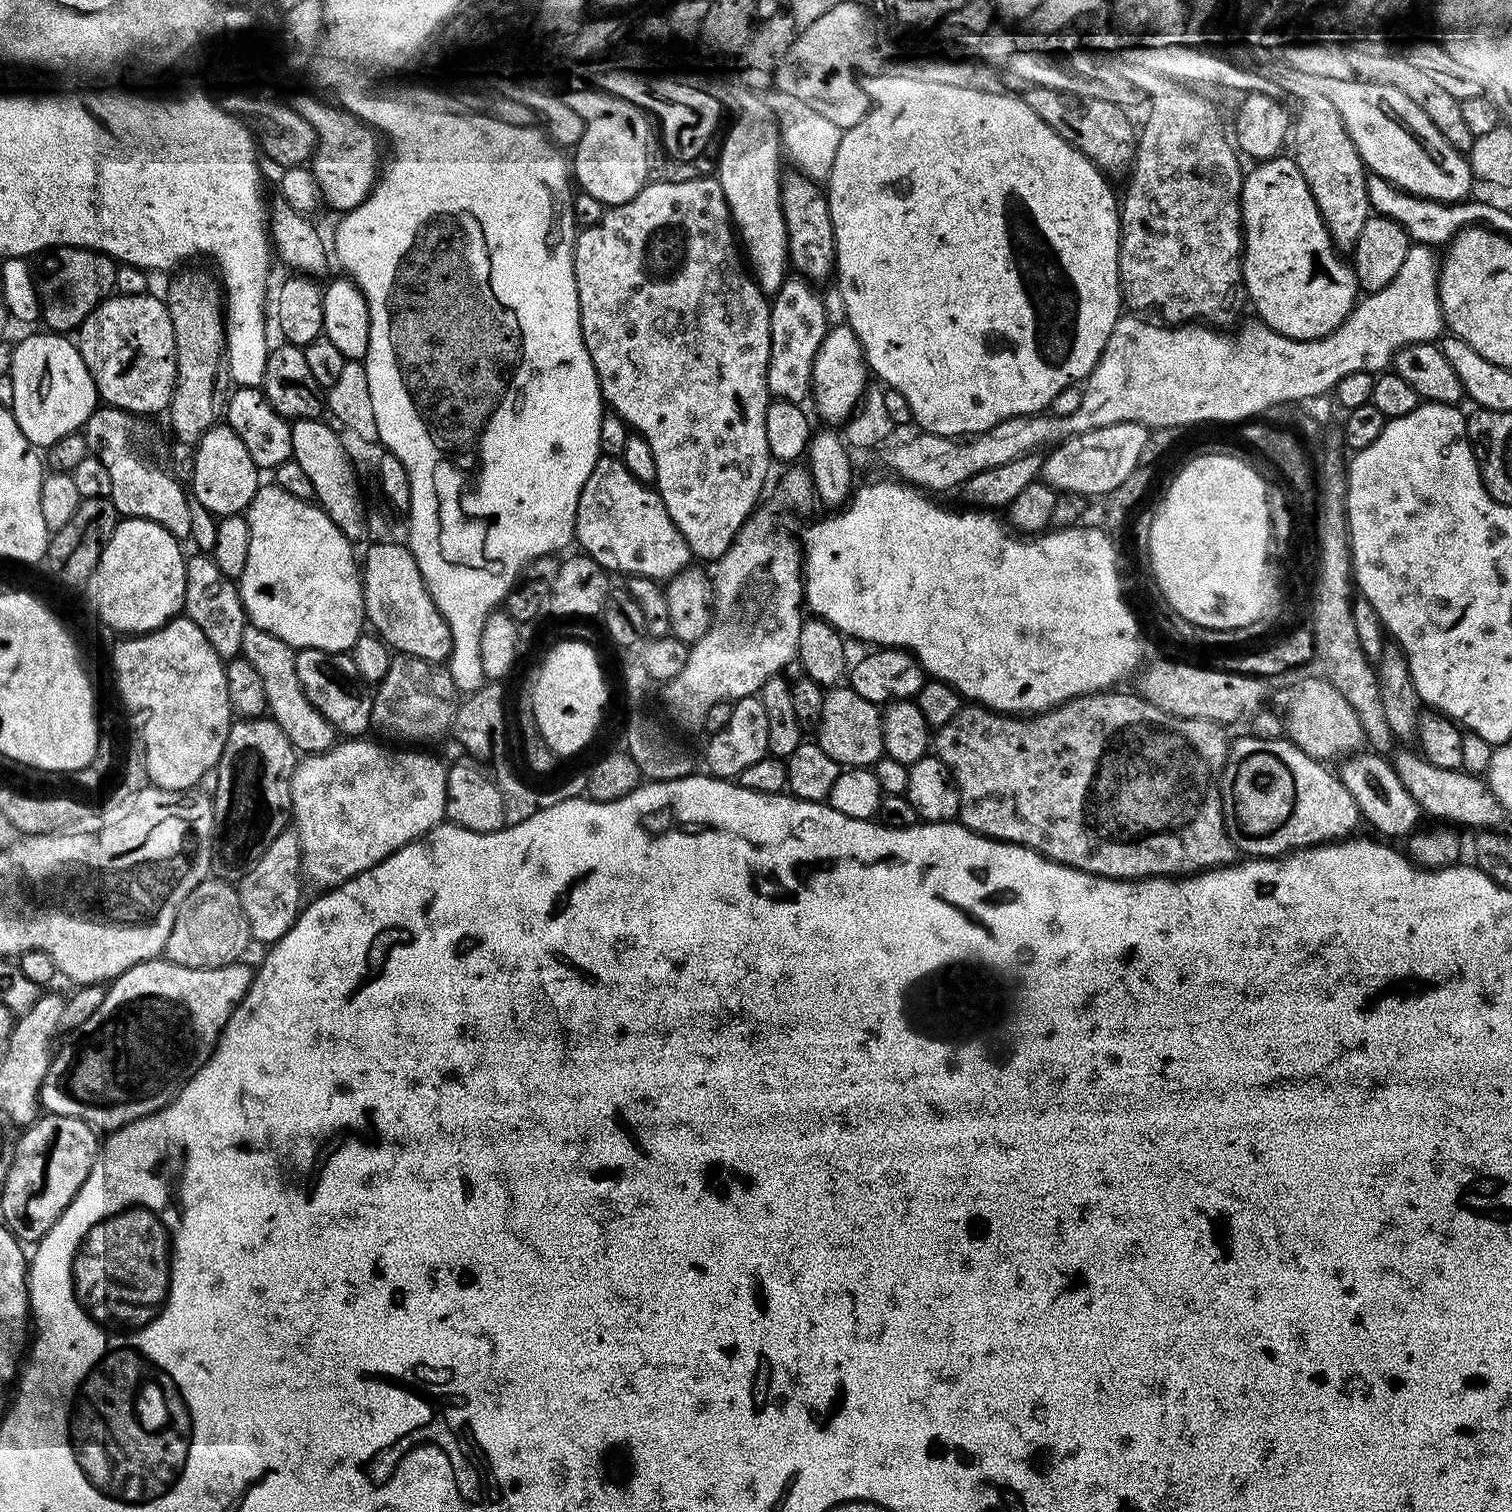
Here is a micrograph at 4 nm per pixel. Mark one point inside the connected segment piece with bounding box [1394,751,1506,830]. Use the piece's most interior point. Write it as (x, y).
(1448, 793)

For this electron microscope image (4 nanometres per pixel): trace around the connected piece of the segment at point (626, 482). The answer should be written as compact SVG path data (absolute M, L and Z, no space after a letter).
M608 454L601 455L597 460L590 478L586 478L586 486L582 486L582 494L578 498L576 507L575 543L581 544L583 551L592 557L592 560L602 565L604 570L628 572L629 577L648 576L657 582L667 581L681 573L693 563L694 557L686 538L674 526L670 514L666 514L660 502L660 493L653 490L641 480L635 480L630 470L624 465L623 459L616 460Z

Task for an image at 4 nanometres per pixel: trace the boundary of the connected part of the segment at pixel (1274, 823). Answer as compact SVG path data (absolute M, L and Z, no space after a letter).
M1257 735L1246 738L1246 758L1229 764L1229 766L1230 770L1224 770L1220 779L1221 806L1224 808L1224 821L1228 827L1228 834L1231 836L1233 844L1245 857L1268 858L1268 838L1272 838L1270 834L1282 836L1284 826L1290 824L1292 816L1296 814L1297 786L1294 772L1288 768L1288 764L1284 760L1278 758L1274 748L1270 746L1270 738Z

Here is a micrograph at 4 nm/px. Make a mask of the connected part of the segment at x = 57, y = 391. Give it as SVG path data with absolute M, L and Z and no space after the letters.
M44 334L48 336L28 336L12 349L12 400L10 407L12 417L18 422L22 434L30 443L40 450L47 450L59 439L66 438L72 433L79 433L90 414L98 407L98 397L94 378L90 378L90 370L82 358L79 347L68 341L64 334Z

